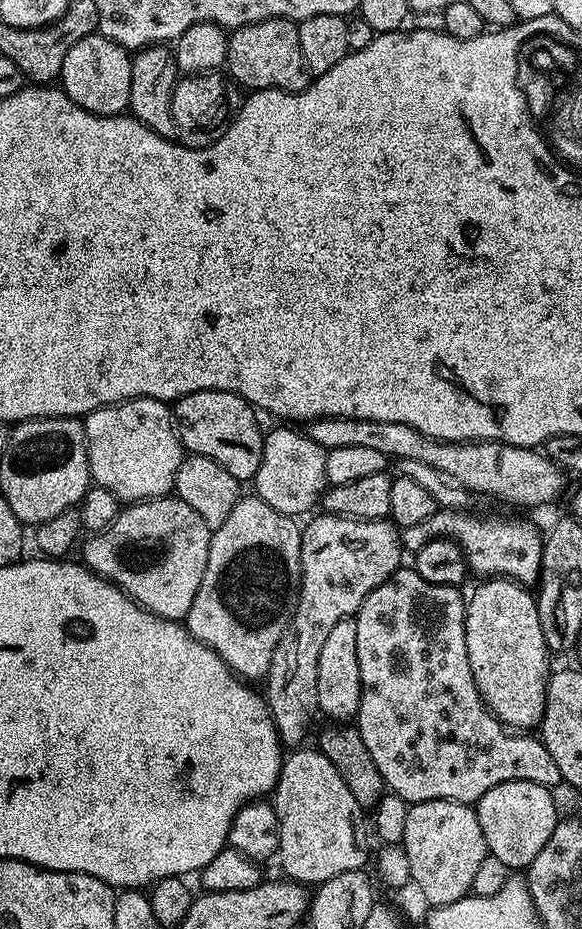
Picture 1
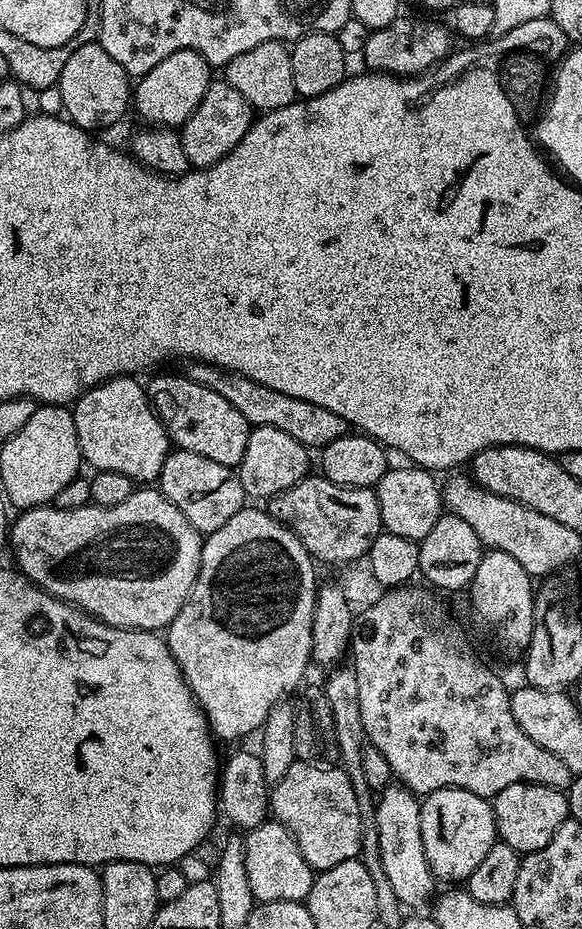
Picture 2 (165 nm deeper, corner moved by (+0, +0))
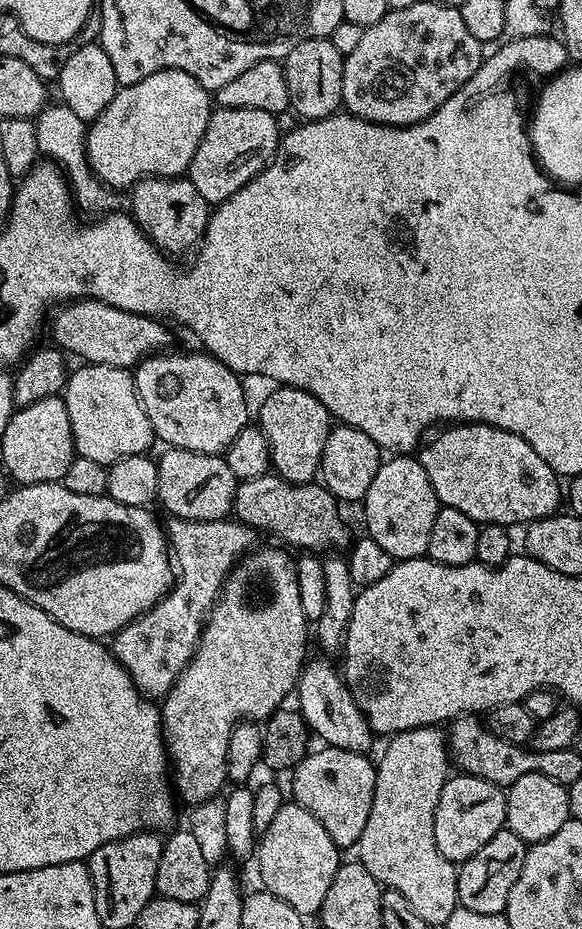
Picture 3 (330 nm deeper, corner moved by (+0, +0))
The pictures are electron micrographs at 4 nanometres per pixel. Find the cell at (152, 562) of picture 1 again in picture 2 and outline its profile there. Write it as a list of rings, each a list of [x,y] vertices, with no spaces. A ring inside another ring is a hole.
[[[137,487],[130,494],[130,498],[126,498],[126,502],[118,502],[118,506],[110,506],[109,508],[99,508],[94,503],[87,504],[85,508],[78,510],[62,510],[55,506],[45,506],[23,509],[17,516],[20,517],[17,520],[15,517],[10,528],[10,548],[11,551],[16,551],[15,567],[35,587],[49,592],[52,596],[57,596],[60,600],[65,600],[67,604],[72,604],[75,608],[80,608],[89,616],[101,620],[103,624],[109,624],[115,628],[138,628],[141,632],[167,629],[168,625],[174,622],[178,610],[182,610],[182,606],[198,578],[200,555],[204,545],[202,534],[194,526],[190,526],[190,522],[186,522],[186,514],[182,514],[182,510],[178,510],[178,506],[174,506],[174,502],[170,502],[170,498],[163,496],[159,487]]]

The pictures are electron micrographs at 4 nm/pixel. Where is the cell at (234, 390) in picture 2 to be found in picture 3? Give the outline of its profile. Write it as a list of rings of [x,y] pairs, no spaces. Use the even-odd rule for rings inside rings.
[[[91,298],[59,305],[51,317],[50,328],[51,324],[51,343],[65,353],[73,352],[84,364],[132,370],[148,356],[167,353],[172,344],[172,332],[163,319],[118,310],[106,302]]]

